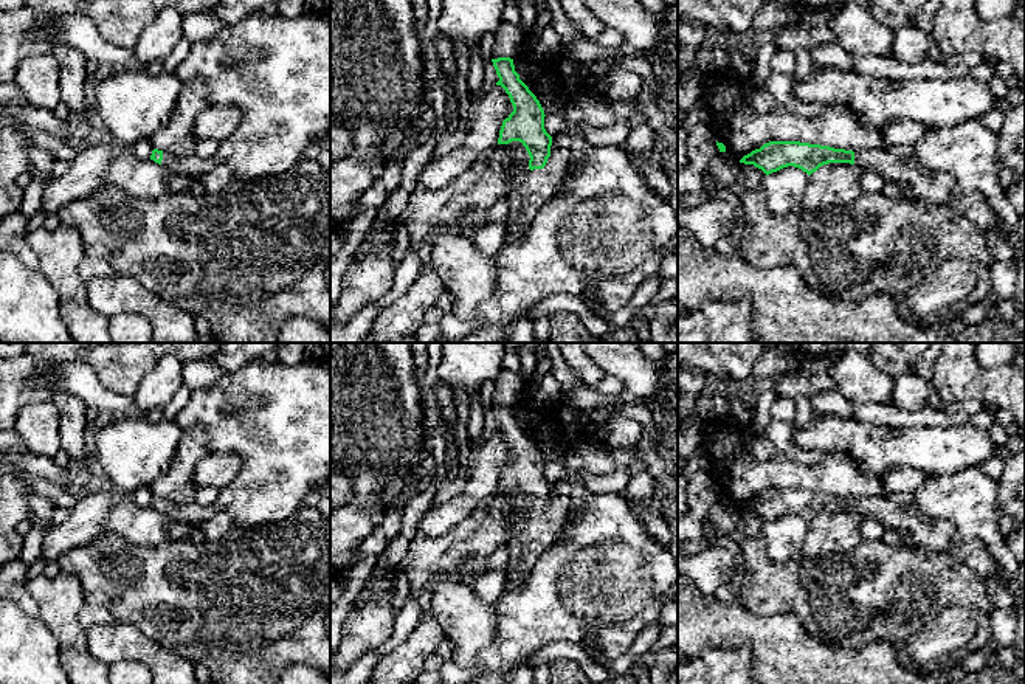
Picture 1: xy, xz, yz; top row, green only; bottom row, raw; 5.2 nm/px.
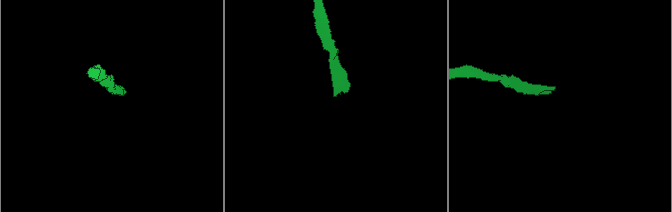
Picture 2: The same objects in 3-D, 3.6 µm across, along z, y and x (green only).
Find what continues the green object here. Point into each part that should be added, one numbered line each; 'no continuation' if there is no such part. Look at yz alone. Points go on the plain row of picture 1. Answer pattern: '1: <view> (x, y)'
1: yz (924, 534)

